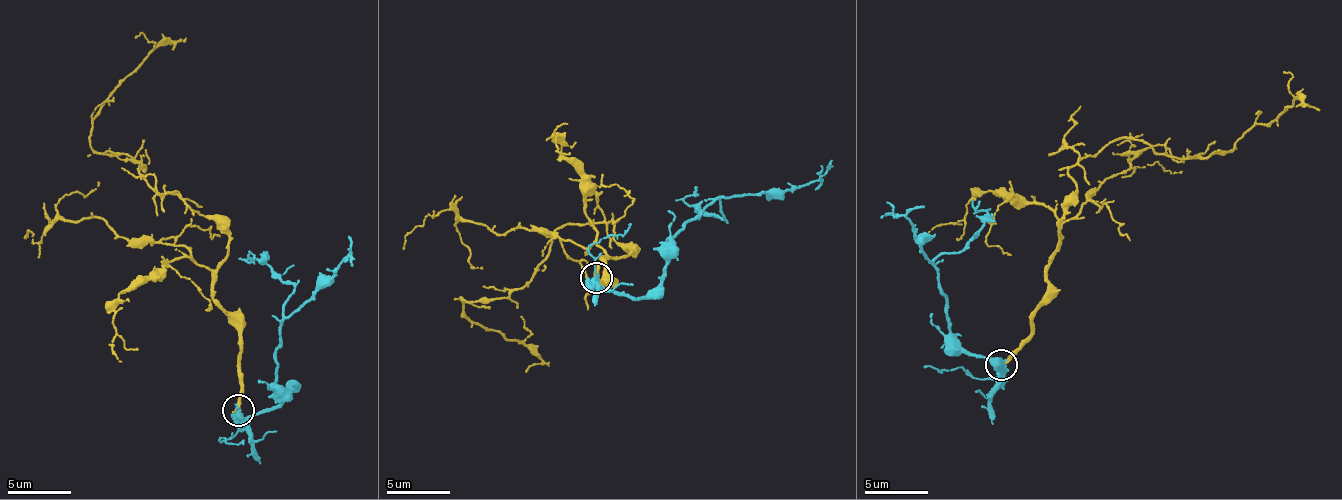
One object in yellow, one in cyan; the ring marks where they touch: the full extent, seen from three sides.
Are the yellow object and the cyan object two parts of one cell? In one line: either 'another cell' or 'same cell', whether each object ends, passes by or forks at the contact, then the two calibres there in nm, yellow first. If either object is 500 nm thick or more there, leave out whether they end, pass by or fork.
same cell; yellow ends there; cyan passes by; 440 nm thick on the yellow side, 400 nm on the other

